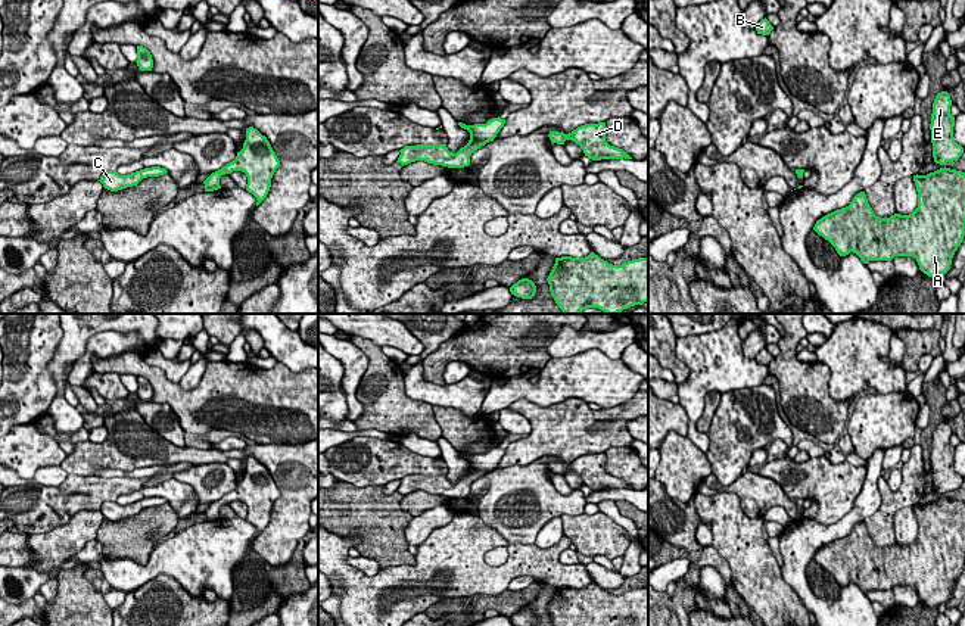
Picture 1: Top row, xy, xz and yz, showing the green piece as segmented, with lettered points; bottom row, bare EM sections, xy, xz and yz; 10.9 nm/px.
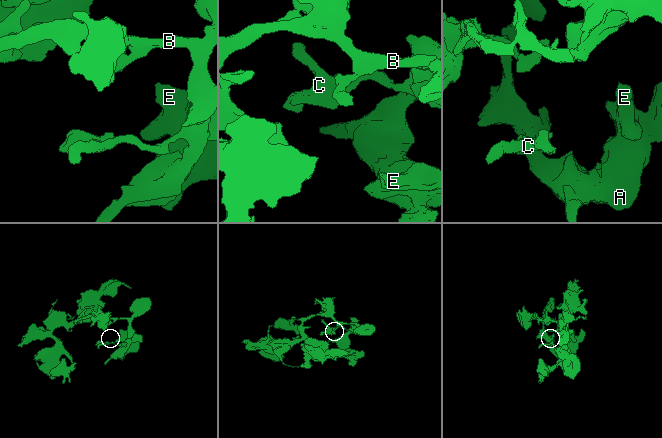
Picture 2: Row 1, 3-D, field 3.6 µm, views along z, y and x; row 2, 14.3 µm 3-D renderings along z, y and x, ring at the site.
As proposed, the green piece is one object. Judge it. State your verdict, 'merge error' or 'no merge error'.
no merge error

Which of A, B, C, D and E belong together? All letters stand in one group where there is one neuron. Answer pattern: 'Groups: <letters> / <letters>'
Groups: A B C D E

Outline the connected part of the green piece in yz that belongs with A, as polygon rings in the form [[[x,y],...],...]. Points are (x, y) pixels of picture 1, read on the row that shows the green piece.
[[[947,91],[936,96],[931,113],[933,158],[941,168],[913,175],[918,208],[909,215],[880,218],[865,191],[849,206],[816,221],[813,230],[828,240],[840,256],[856,253],[863,264],[913,256],[928,277],[950,270],[952,258],[965,236],[965,172],[946,168],[958,161],[964,147],[955,141],[955,116]]]

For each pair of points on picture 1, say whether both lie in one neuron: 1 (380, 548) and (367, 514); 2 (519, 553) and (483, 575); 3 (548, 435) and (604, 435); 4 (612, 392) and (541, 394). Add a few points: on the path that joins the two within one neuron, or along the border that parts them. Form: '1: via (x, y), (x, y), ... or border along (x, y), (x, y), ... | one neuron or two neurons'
1: via (380, 539), (380, 528), (376, 523) | one neuron
2: via (513, 563), (501, 575), (494, 575) | one neuron
3: via (562, 435), (591, 435) | one neuron
4: via (594, 388), (559, 388) | one neuron

